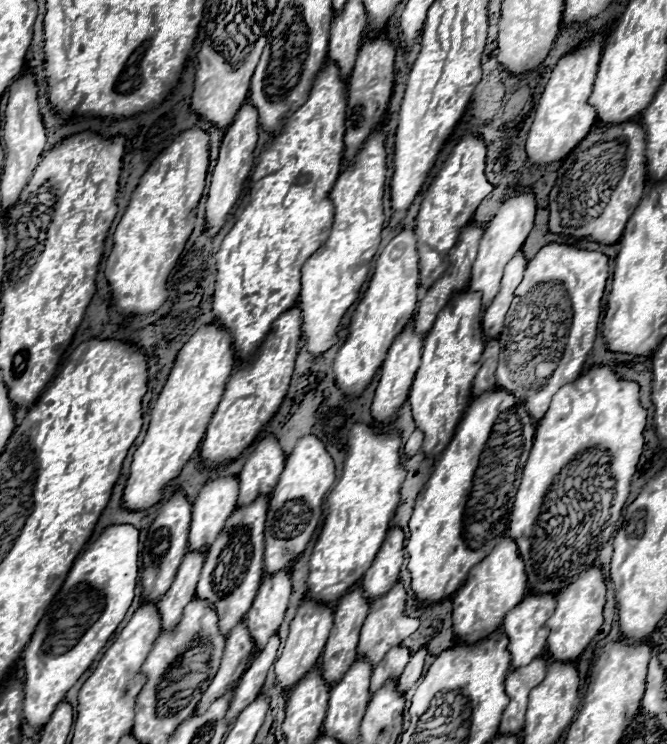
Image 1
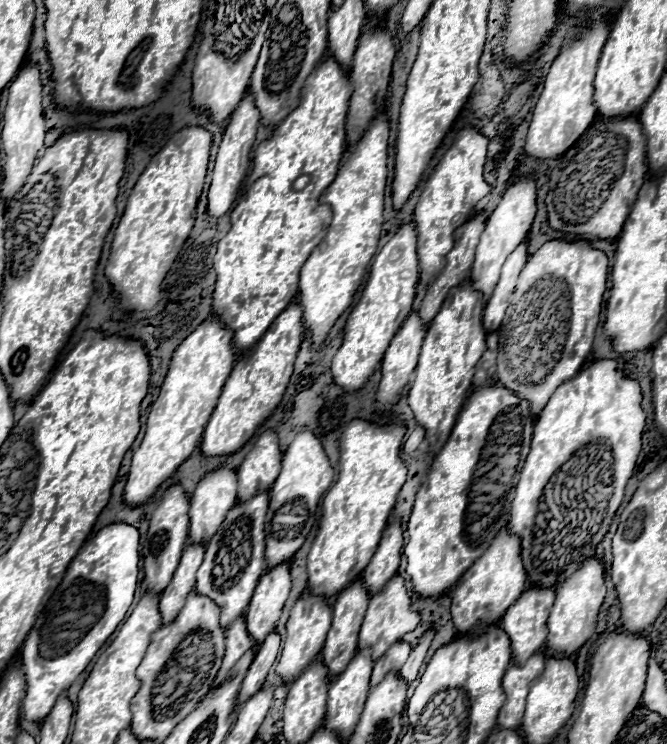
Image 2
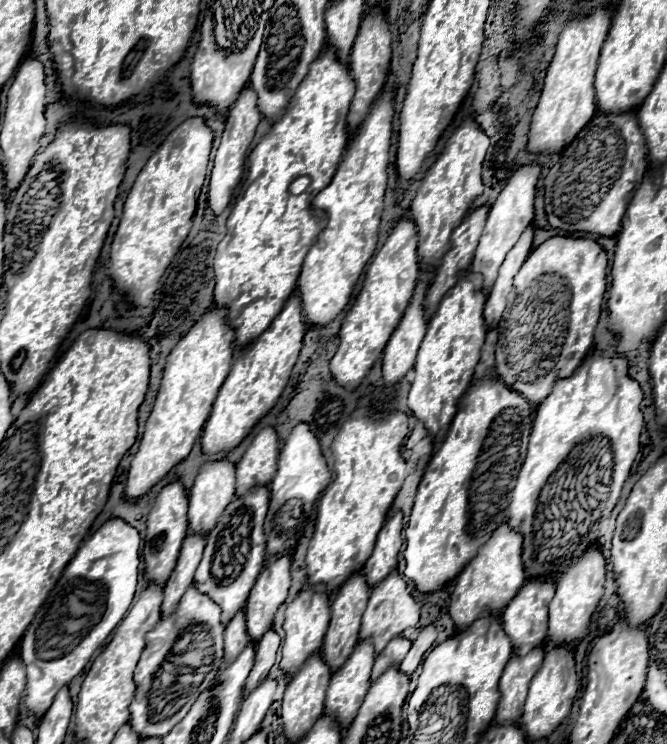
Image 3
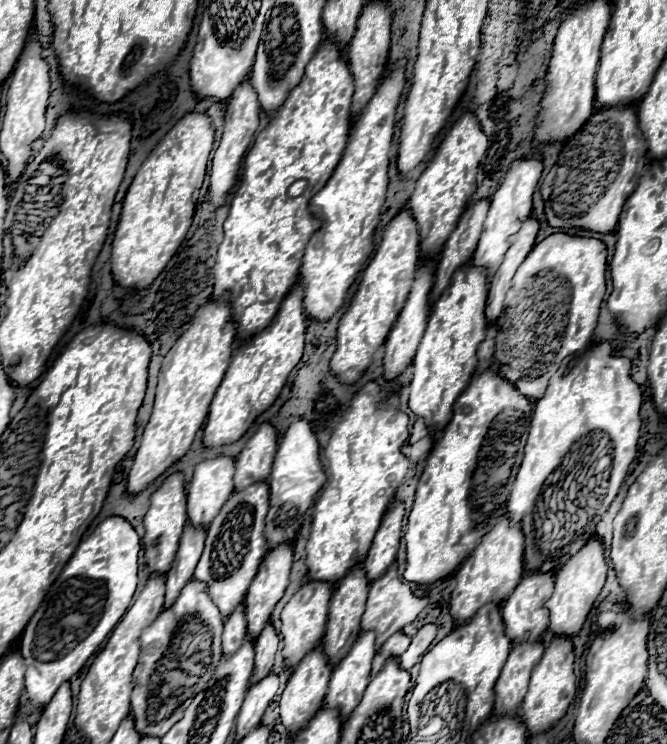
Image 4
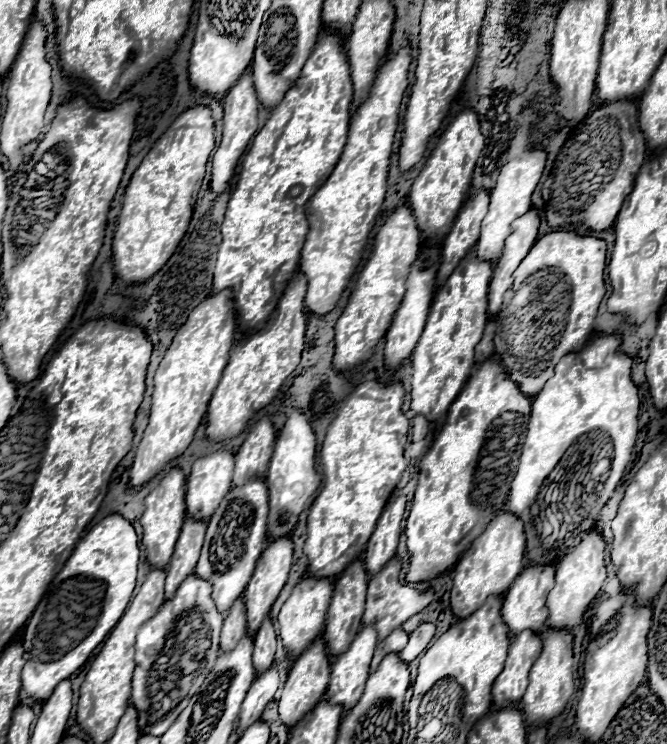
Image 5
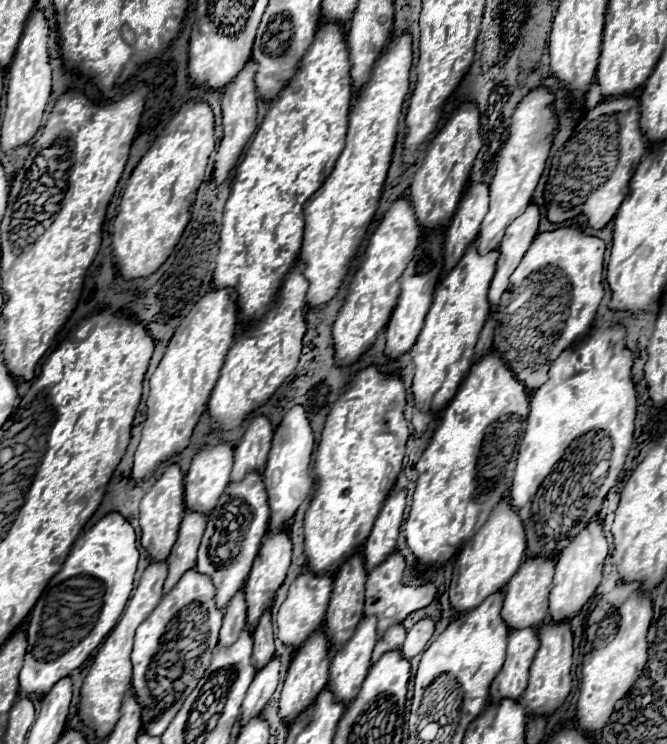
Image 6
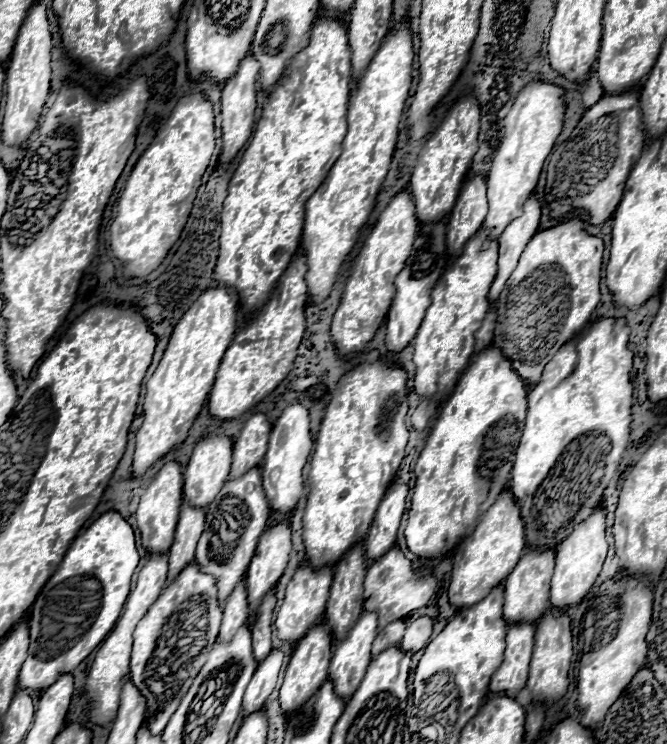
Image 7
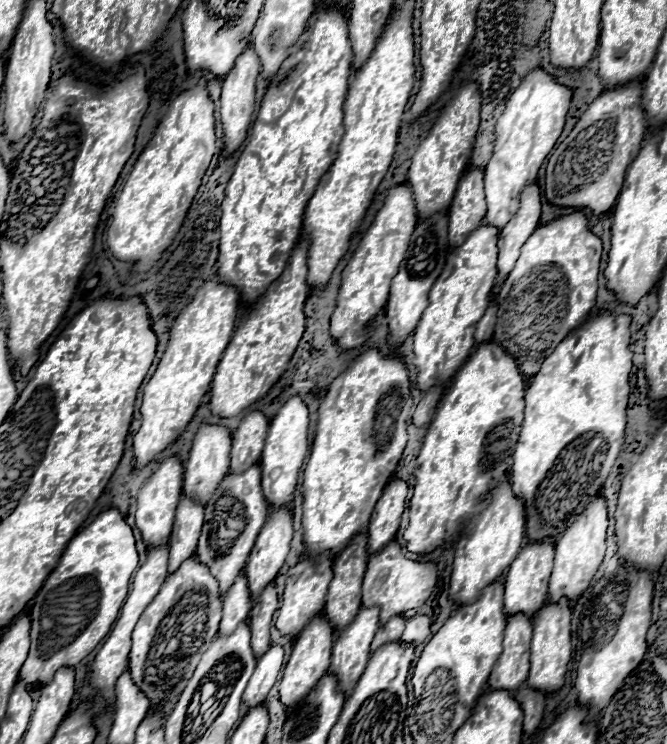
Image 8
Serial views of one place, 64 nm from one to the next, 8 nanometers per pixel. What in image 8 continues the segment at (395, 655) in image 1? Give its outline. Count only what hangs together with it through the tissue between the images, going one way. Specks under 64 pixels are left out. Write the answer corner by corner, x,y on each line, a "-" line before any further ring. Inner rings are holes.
394,616
390,618
374,636
374,642
372,642
372,650
380,648
382,644
386,642
398,642
400,636
402,636
402,630
404,630
404,618
402,616

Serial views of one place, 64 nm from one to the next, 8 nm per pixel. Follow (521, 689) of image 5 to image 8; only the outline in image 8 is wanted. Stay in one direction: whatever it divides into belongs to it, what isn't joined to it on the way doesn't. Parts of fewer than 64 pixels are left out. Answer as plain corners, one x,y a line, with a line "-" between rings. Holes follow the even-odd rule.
524,614
508,616
504,630
502,654
488,678
490,690
516,690
526,680
530,668
530,634
532,622

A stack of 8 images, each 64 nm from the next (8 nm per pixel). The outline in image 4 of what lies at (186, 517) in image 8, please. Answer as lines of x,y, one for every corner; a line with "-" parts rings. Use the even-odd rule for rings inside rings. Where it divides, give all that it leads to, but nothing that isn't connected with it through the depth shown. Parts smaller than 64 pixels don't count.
186,524
184,532
182,532
182,538
180,538
176,558
172,562
172,568
166,572
166,602
164,602
166,608
170,604
174,604
182,586
186,586
186,582
192,580
194,568
200,560
202,548
204,548
204,538
206,538
206,528
204,526

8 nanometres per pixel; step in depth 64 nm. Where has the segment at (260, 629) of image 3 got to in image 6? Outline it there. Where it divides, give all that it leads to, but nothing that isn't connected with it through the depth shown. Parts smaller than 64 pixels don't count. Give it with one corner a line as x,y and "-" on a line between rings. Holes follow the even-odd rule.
286,530
274,534
274,532
268,532
264,538
262,538
262,546
260,546
260,552
258,556
254,558
254,564
252,564
252,570
250,570
250,576
246,580
246,586
244,586
244,594
246,594
246,602
248,602
248,630
252,632
258,624
258,618
262,616
262,612
266,610
266,604
274,598
276,590
280,588
280,584
284,582
286,578
286,570
290,566
290,558
292,558
292,542
290,542
290,536

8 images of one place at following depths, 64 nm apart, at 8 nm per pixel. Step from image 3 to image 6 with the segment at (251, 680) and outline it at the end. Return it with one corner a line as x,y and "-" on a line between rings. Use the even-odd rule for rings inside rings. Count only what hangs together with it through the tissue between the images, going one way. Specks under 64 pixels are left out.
270,604
264,610
264,614
262,614
252,638
254,638
252,662
260,670
274,656
274,634
272,634
272,622
270,622

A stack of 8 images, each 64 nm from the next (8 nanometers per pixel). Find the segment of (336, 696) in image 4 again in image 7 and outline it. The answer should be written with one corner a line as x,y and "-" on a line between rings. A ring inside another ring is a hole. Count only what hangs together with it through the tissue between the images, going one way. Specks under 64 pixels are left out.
362,612
362,618
358,618
348,636
338,642
328,668
328,678
334,682
334,692
338,696
350,698
362,682
372,658
370,648
376,638
376,626
378,614

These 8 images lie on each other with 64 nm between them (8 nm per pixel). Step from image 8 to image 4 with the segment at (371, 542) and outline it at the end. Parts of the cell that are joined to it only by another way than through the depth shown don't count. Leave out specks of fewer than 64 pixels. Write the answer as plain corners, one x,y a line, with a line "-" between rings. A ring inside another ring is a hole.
398,502
384,514
380,528
368,550
368,556
364,560
364,570
370,580
380,578
388,570
388,566
396,560
396,550
400,546
402,536
402,518
404,518
402,502

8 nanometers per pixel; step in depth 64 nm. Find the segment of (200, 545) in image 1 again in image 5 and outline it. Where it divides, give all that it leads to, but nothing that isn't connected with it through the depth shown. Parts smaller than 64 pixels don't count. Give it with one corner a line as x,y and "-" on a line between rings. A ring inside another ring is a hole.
218,450
214,454
202,456
192,464
192,472
186,480
188,514
198,514
192,518
208,520
214,514
230,490
232,470
234,454
228,450

